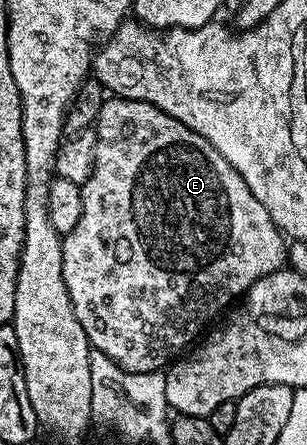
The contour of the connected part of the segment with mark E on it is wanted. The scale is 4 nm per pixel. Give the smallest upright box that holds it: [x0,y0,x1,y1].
[61,98,287,374]

